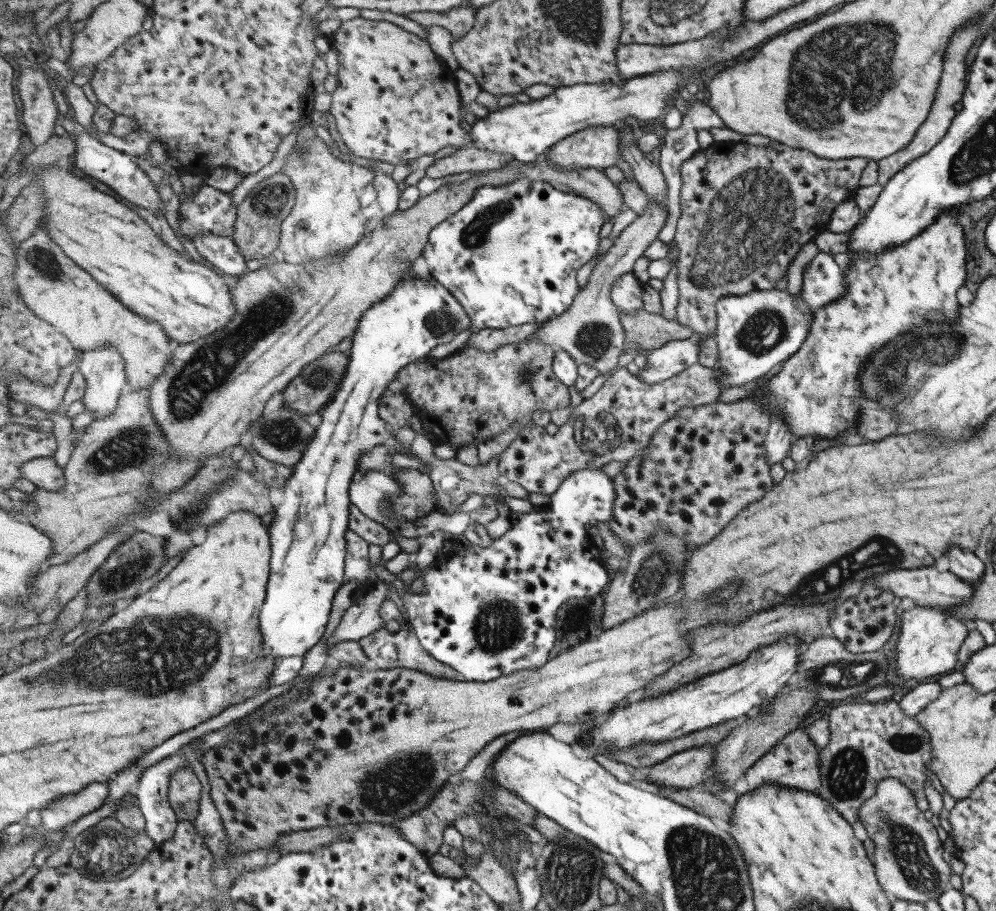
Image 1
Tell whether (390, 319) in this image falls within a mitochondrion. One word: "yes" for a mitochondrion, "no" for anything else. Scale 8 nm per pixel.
no

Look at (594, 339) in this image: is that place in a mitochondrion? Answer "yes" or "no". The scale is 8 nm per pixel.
yes

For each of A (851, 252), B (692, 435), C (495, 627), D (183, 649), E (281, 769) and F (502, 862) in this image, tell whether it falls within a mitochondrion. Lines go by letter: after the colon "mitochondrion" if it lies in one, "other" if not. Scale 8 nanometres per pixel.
A: other
B: other
C: mitochondrion
D: mitochondrion
E: other
F: other

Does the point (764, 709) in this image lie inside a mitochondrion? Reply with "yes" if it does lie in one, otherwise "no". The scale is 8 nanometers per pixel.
no

